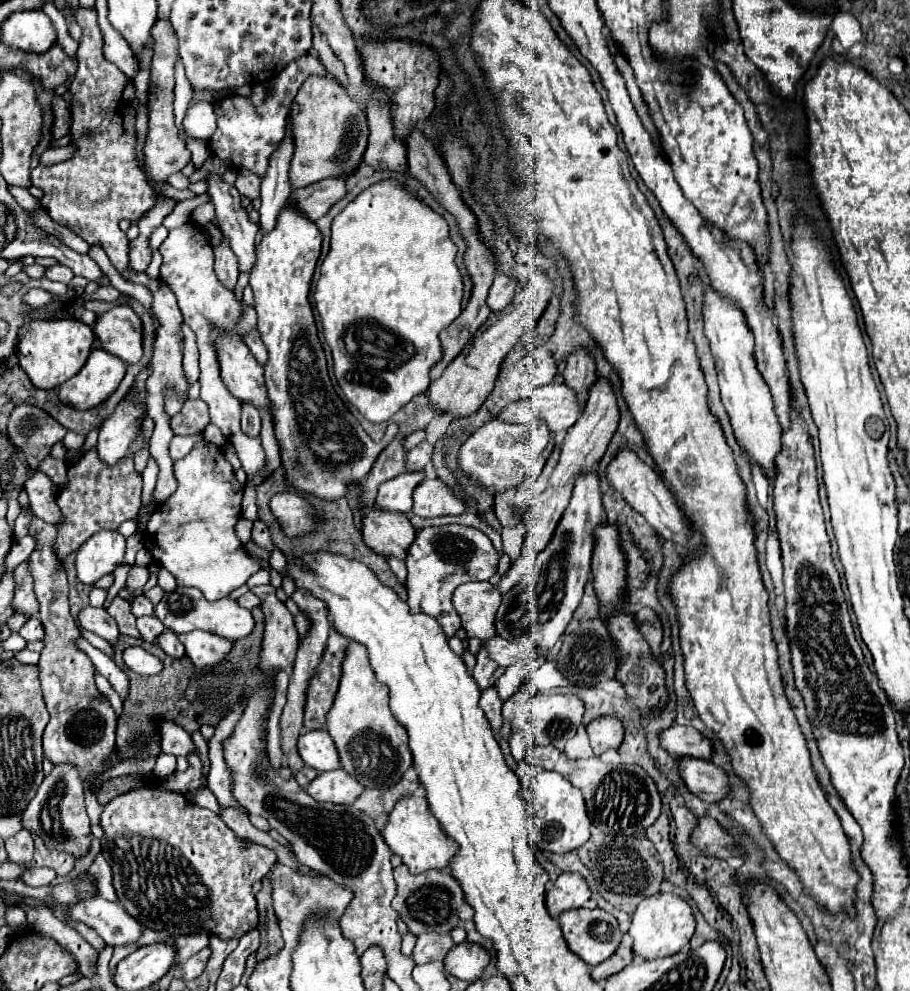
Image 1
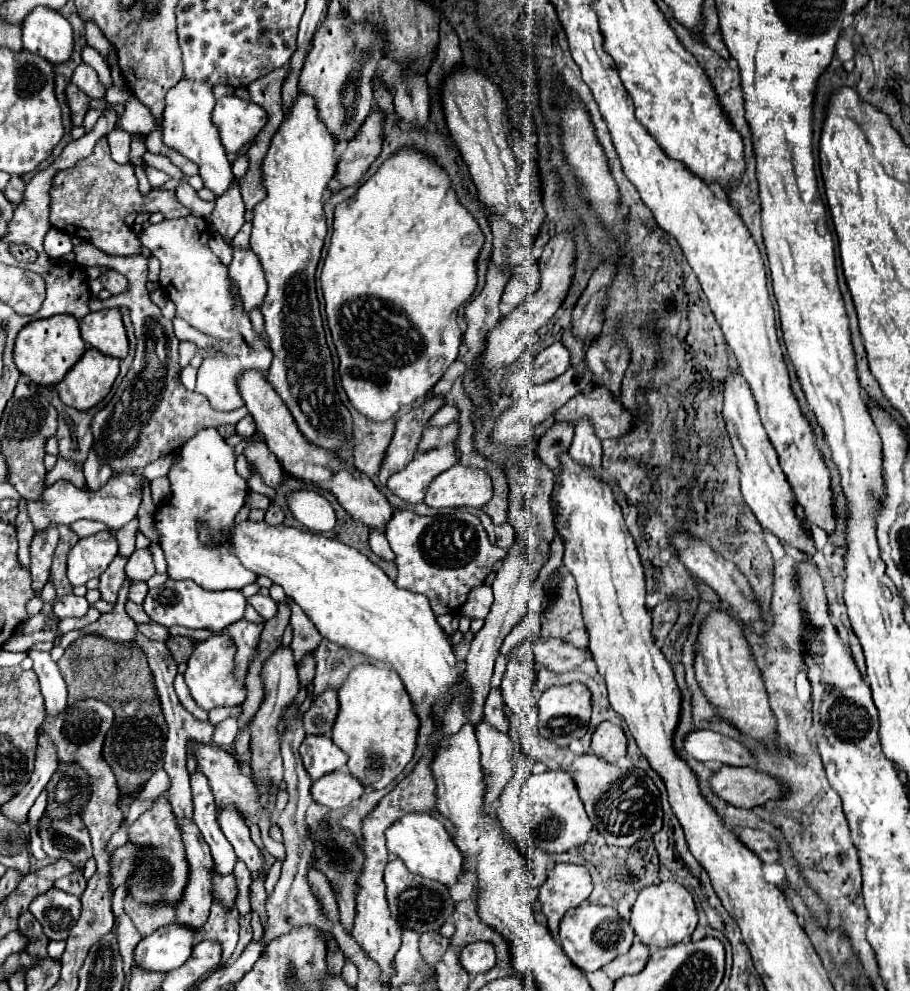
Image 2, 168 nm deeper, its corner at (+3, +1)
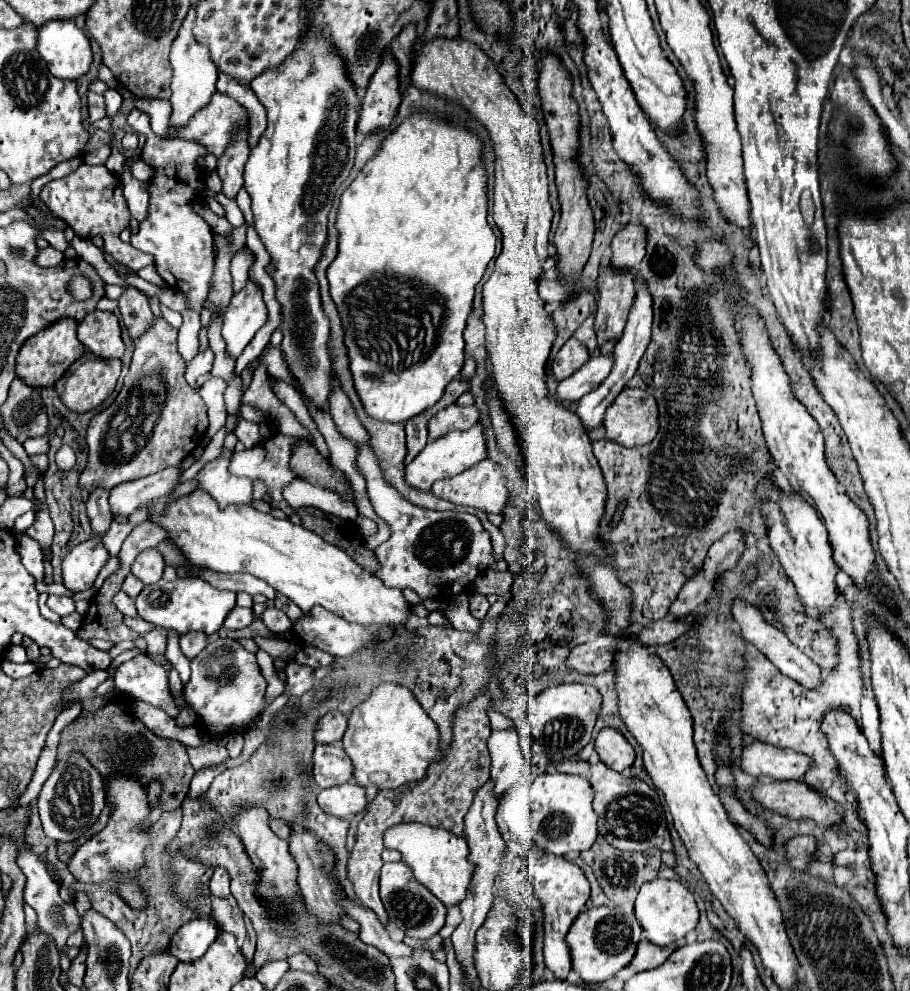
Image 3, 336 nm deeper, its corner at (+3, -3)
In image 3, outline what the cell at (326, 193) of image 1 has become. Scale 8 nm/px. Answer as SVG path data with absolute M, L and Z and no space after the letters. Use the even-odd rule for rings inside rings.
M385 52L383 64L379 64L375 74L371 76L365 96L361 100L357 126L361 134L369 134L377 128L389 126L399 104L401 104L399 64L389 52Z

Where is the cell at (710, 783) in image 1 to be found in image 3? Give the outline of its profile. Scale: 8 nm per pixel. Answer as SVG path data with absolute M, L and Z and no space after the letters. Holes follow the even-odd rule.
M801 780L787 782L757 782L753 788L755 800L787 818L811 818L819 826L827 828L831 824L839 824L843 816L837 812L837 804L831 798L819 796L811 786Z

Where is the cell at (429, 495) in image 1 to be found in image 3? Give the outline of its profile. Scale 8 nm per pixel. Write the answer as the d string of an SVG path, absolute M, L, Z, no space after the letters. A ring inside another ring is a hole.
M483 460L481 464L471 466L469 470L453 476L453 478L445 478L445 480L437 480L431 488L431 492L439 498L445 498L453 504L461 504L461 506L471 506L471 508L479 508L483 512L493 512L493 514L501 514L503 508L507 506L507 500L511 496L509 488L507 488L507 478L503 468L493 462L493 460Z

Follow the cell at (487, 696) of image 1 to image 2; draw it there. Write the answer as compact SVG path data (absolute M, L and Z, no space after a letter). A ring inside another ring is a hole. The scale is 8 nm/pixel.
M479 720L479 726L475 728L479 748L481 748L481 766L487 772L487 804L493 804L509 778L513 776L513 746L505 732L495 732L491 724L485 720Z

